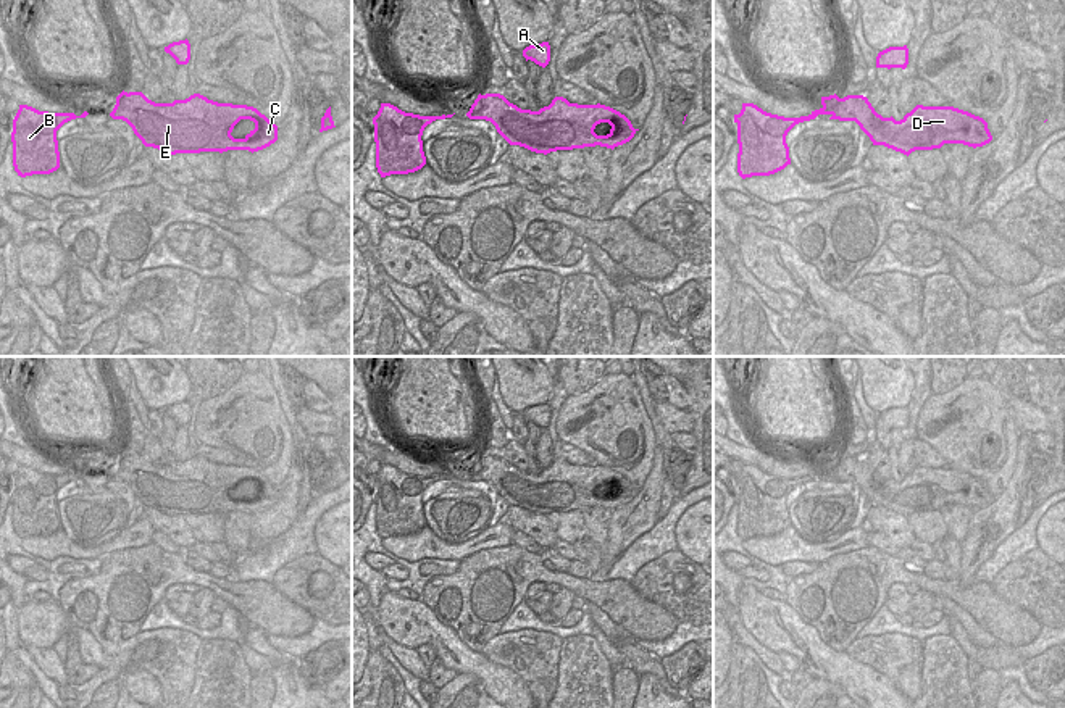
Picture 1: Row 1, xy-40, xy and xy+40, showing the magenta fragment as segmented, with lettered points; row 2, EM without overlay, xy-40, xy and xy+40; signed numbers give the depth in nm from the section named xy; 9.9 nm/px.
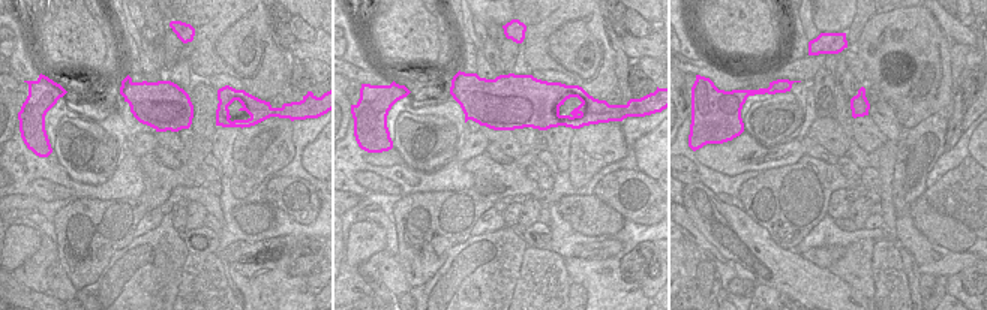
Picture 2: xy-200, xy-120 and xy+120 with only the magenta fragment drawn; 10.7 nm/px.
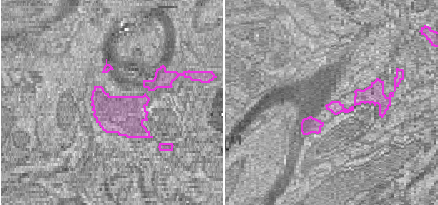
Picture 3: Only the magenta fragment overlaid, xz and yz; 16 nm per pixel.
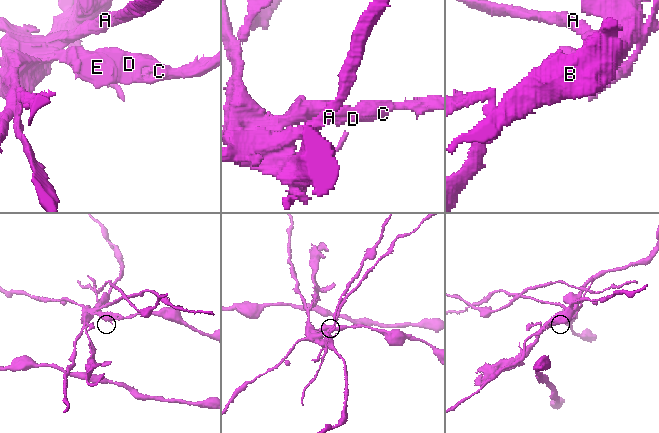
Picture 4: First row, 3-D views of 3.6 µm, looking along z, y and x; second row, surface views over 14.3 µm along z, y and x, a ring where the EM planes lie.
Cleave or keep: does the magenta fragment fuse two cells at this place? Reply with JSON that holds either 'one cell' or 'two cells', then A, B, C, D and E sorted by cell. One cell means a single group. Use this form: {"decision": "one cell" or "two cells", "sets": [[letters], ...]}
{"decision": "two cells", "sets": [["A", "B"], ["C", "D", "E"]]}

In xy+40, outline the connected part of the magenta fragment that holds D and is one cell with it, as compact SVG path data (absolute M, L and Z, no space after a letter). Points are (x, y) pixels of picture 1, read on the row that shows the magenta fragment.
M847 95L836 106L839 115L829 119L855 121L873 145L884 145L907 156L915 150L941 148L944 144L976 148L992 140L983 118L954 106L917 105L900 121L878 115L863 95Z

